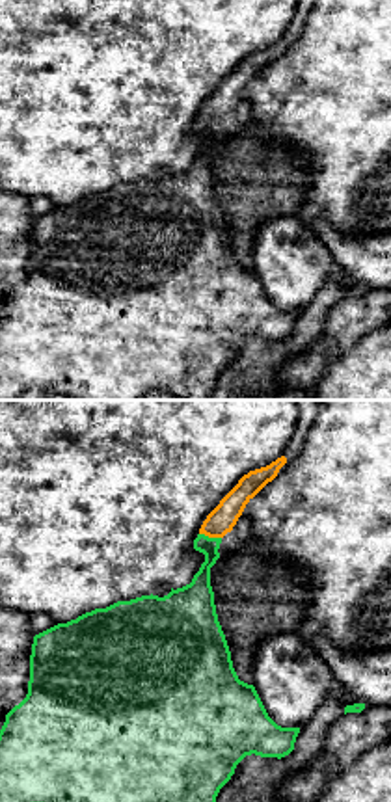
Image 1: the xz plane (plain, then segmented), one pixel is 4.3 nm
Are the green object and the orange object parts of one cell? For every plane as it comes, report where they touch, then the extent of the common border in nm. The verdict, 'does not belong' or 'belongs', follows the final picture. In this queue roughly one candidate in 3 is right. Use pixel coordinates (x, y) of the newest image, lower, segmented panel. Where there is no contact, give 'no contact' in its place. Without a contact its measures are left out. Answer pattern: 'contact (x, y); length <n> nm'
contact (211, 538); length 100 nm

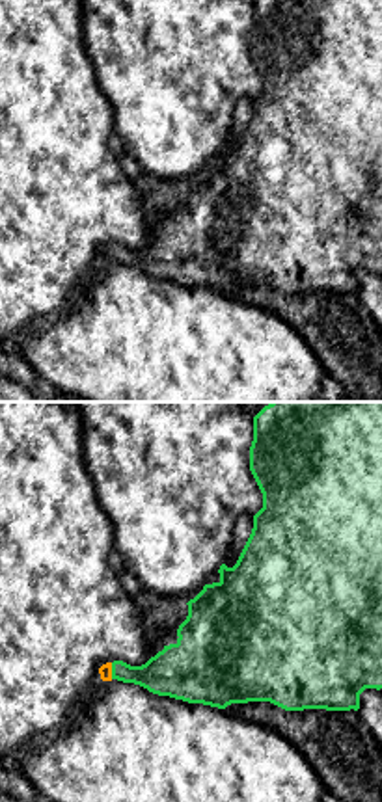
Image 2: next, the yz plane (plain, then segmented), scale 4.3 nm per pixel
contact (112, 670); length 70 nm

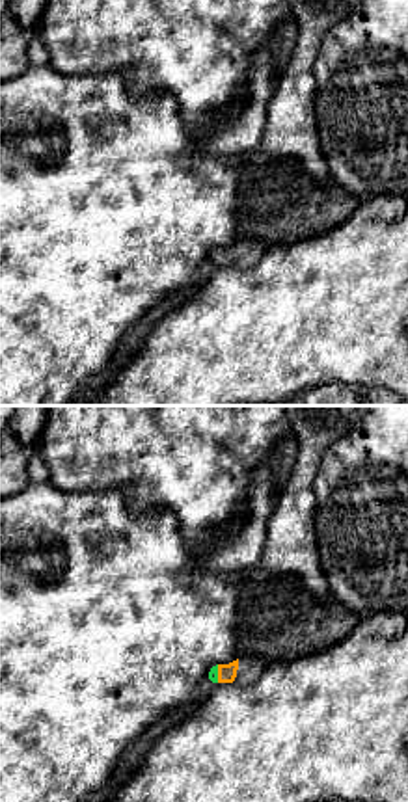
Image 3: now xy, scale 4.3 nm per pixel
contact (217, 674); length 80 nm

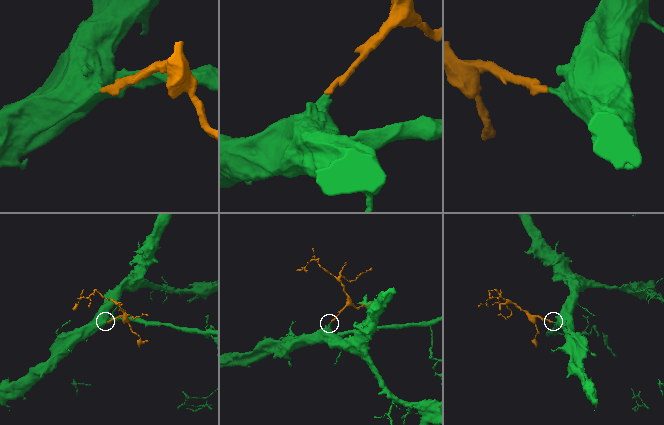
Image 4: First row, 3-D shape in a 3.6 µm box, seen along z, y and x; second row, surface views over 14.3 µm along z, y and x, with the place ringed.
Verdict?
belongs

